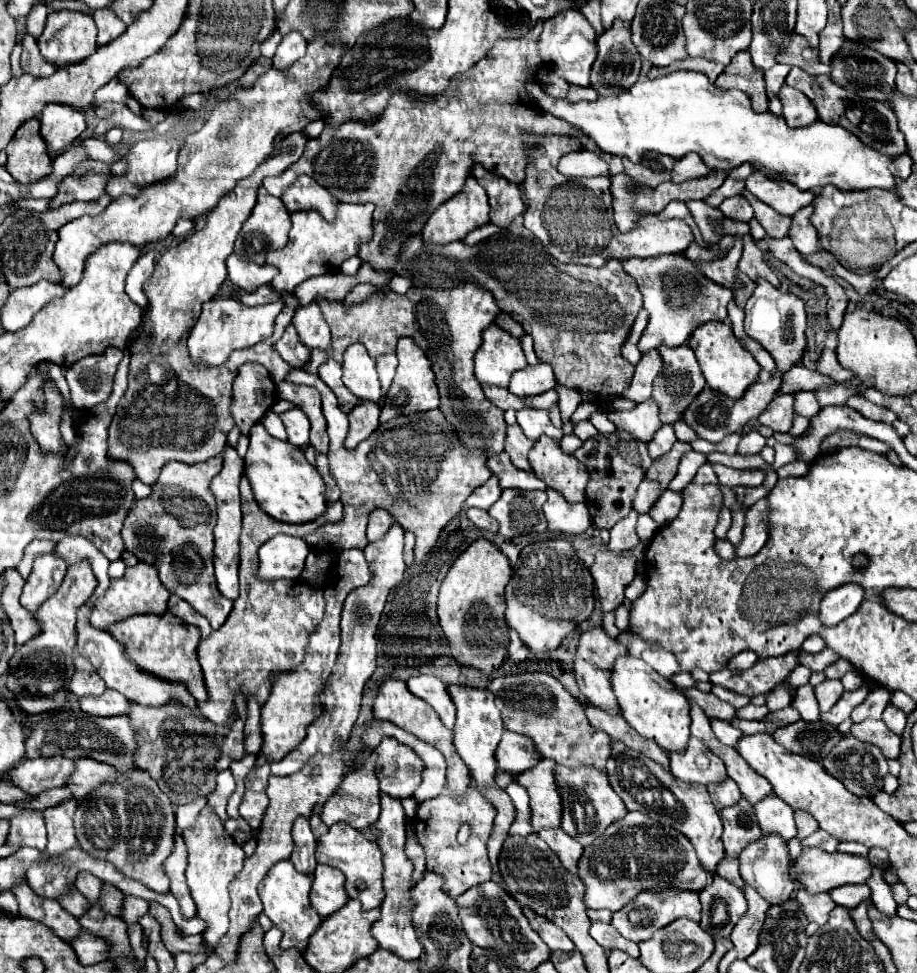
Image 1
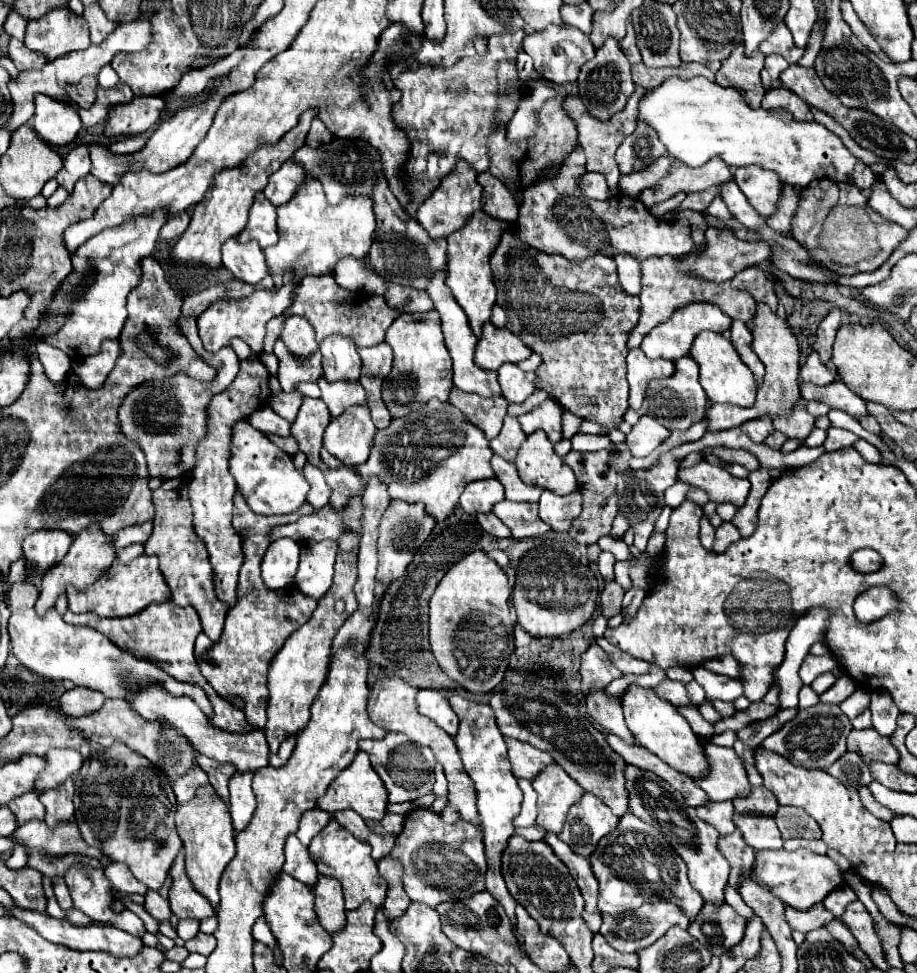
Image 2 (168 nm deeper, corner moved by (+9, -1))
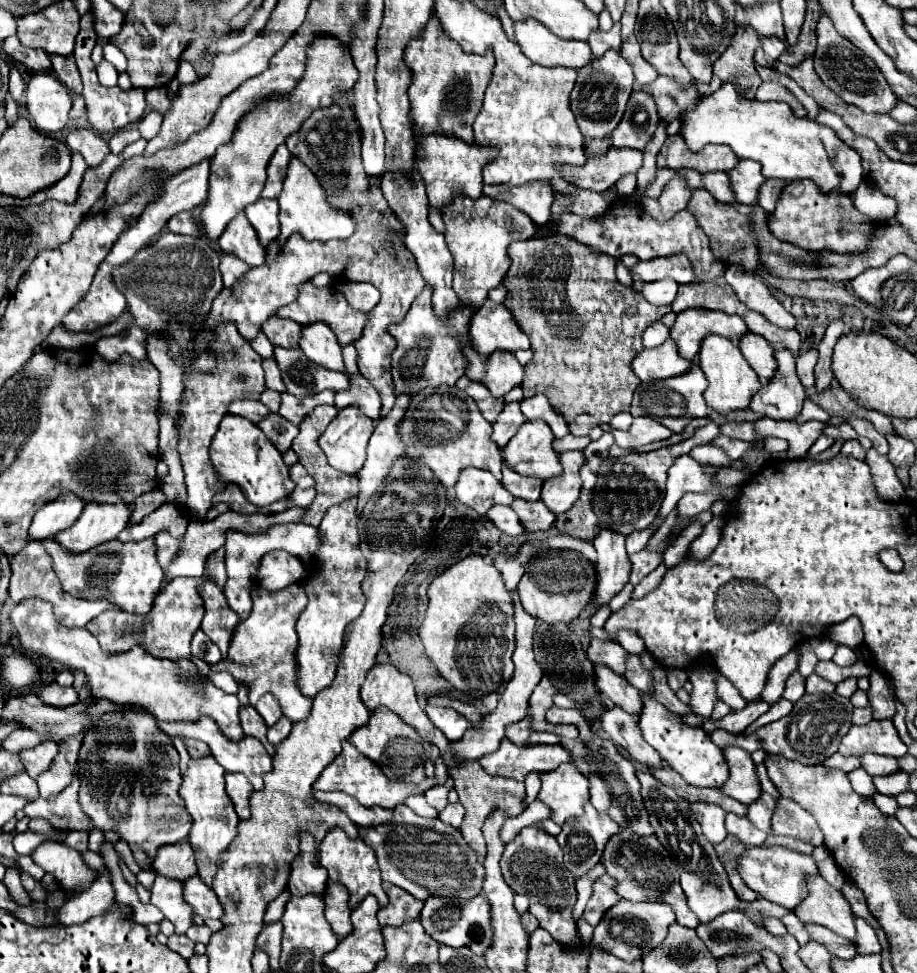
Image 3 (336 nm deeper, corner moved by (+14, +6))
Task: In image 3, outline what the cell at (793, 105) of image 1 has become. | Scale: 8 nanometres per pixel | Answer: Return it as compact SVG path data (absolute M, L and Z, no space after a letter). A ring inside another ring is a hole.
M762 83L758 87L758 93L756 93L756 99L758 101L784 101L792 107L794 115L796 117L806 117L806 111L804 107L794 99L794 95L780 83Z

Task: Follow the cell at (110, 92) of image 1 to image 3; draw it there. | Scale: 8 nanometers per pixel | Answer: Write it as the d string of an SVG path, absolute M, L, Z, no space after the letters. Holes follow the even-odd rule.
M112 43L104 45L104 59L110 61L118 69L118 73L126 71L126 57L124 57L124 53L118 47L114 47Z

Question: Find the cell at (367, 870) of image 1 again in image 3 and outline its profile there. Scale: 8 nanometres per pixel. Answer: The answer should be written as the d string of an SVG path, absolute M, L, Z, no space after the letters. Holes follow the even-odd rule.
M334 827L332 831L328 831L328 835L320 841L320 865L326 867L332 881L338 881L348 889L348 893L350 893L348 905L352 909L366 895L374 895L380 905L388 903L388 895L382 889L382 879L380 879L380 869L378 869L378 863L376 863L376 855L360 837L350 839L340 827Z

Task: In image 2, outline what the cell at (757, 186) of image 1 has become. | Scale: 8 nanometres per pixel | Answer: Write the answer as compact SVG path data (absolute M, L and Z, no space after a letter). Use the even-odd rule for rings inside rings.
M747 166L735 170L735 182L741 186L741 192L749 198L749 204L753 204L757 214L763 218L773 214L781 196L781 180L777 174L761 170L759 166Z

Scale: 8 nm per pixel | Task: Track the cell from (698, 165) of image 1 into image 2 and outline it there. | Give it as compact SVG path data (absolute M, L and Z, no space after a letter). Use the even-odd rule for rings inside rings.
M661 156L651 166L647 166L645 170L631 172L631 174L621 174L621 180L619 180L621 192L625 196L637 198L645 188L653 188L667 174L669 164L671 164L671 158L669 156Z

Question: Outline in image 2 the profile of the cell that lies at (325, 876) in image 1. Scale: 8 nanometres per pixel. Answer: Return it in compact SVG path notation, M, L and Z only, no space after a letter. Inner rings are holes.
M321 876L321 882L317 882L313 892L315 892L315 912L319 918L319 924L329 934L341 932L343 926L347 924L341 882L337 882L335 878Z

